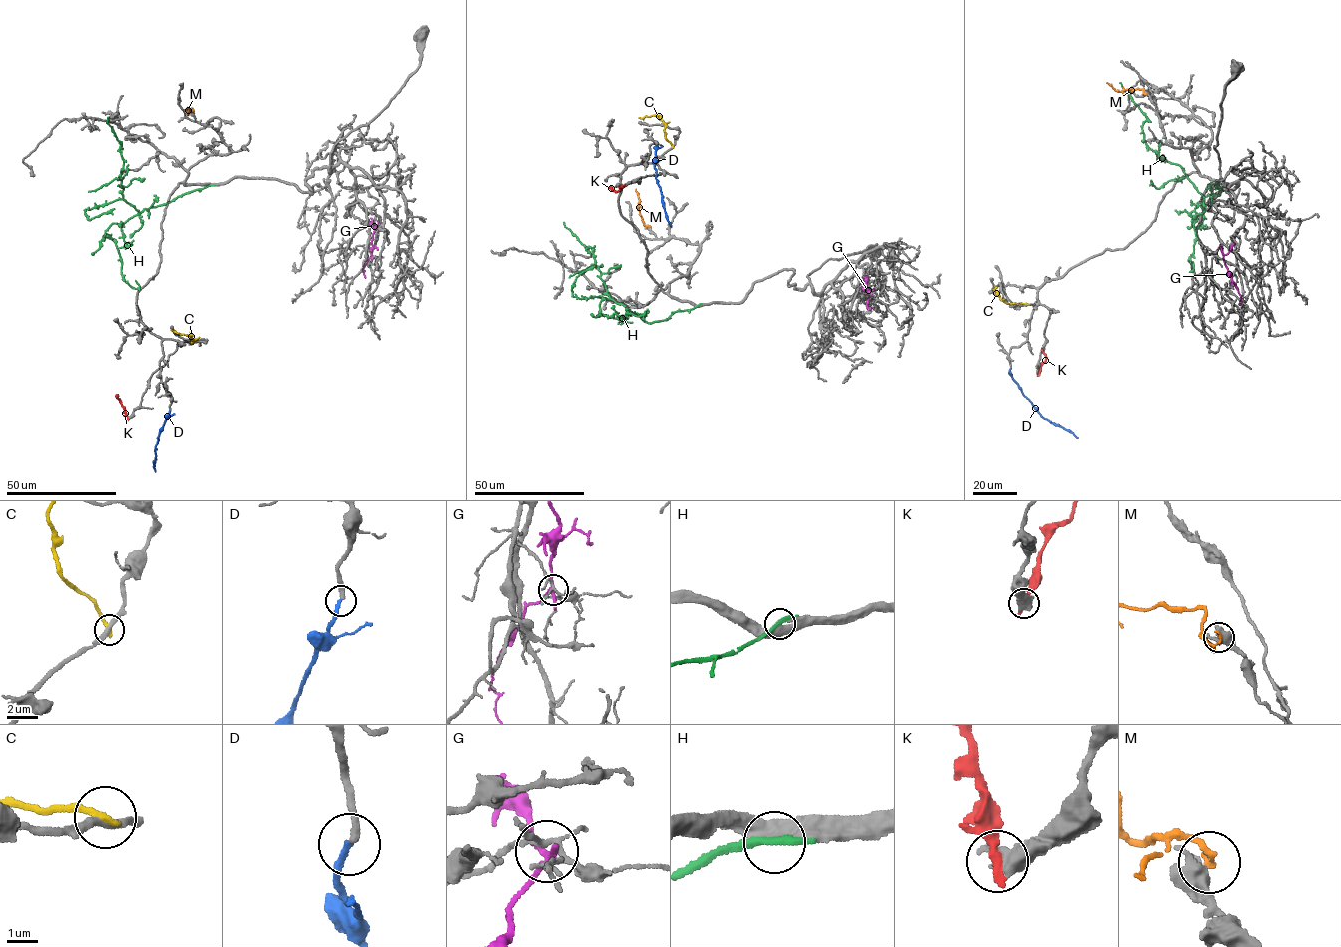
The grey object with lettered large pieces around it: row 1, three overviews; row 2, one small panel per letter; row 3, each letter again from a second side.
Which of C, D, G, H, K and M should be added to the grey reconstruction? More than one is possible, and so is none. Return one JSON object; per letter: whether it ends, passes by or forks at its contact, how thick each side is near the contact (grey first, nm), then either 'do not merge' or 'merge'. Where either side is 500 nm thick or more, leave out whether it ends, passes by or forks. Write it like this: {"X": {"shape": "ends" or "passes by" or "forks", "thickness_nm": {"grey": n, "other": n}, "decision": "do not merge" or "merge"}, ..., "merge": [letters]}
{"C": {"shape": "ends", "thickness_nm": {"grey": 240, "other": 280}, "decision": "do not merge"}, "D": {"shape": "ends", "thickness_nm": {"grey": 240, "other": 200}, "decision": "merge"}, "G": {"shape": "passes by", "thickness_nm": {"grey": 140, "other": 200}, "decision": "do not merge"}, "H": {"shape": "passes by", "thickness_nm": {"grey": 440, "other": 240}, "decision": "do not merge"}, "K": {"thickness_nm": {"grey": 650, "other": 320}, "decision": "do not merge"}, "M": {"thickness_nm": {"grey": 500, "other": 160}, "decision": "do not merge"}, "merge": ["D"]}

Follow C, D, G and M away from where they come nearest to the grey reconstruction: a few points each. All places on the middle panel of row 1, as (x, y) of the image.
C: (673, 146), (666, 139), (665, 124), (659, 115), (639, 117)
D: (657, 146), (656, 177), (671, 226)
G: (870, 295), (866, 282), (862, 291)
M: (650, 227), (644, 224), (636, 189)

